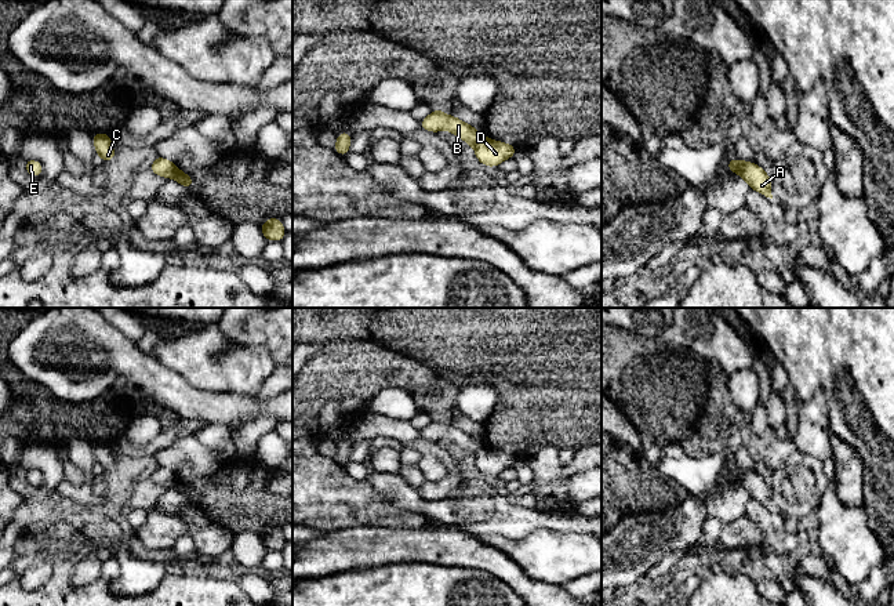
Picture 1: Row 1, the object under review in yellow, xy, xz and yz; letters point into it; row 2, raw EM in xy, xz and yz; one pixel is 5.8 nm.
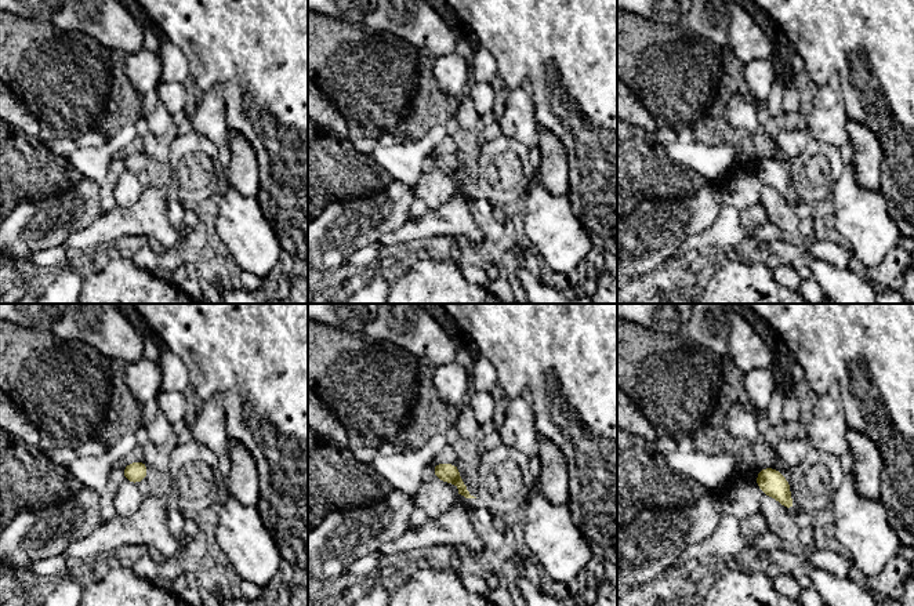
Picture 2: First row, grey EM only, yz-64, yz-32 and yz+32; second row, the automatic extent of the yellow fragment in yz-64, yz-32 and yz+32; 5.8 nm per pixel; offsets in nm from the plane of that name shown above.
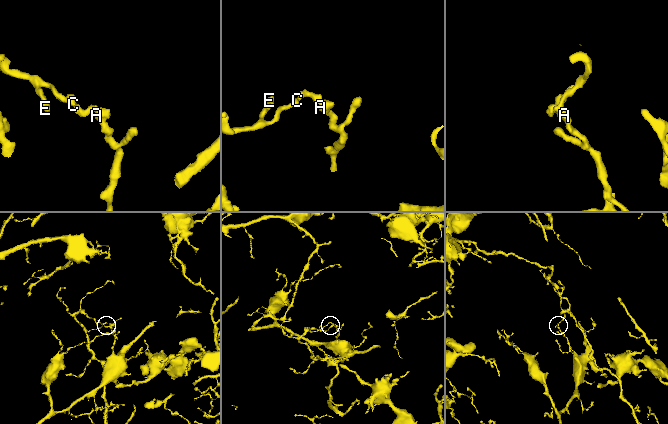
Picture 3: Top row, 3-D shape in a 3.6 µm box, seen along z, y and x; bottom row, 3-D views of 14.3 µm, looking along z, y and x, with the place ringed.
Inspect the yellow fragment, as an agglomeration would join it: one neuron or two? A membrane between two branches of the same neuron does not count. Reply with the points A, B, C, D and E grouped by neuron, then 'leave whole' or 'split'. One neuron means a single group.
A D / B C E; split

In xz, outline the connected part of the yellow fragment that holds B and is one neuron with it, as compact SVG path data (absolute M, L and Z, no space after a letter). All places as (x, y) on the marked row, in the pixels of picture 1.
M435 108L428 117L419 121L419 128L432 133L440 133L446 128L451 134L458 135L469 146L475 146L483 138L481 133L470 124L464 123L455 116L448 116L437 108Z

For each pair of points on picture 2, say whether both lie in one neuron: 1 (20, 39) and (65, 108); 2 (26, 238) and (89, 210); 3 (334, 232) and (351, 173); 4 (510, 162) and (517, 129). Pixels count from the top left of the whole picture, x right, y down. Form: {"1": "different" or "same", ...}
{"1": "same", "2": "same", "3": "different", "4": "different"}

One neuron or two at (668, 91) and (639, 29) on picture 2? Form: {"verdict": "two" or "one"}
{"verdict": "one"}

